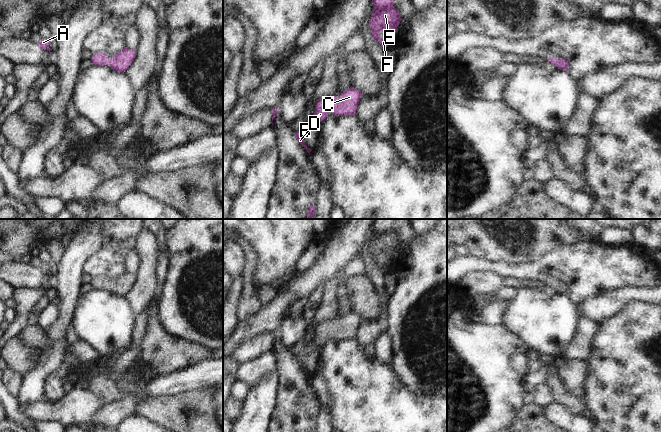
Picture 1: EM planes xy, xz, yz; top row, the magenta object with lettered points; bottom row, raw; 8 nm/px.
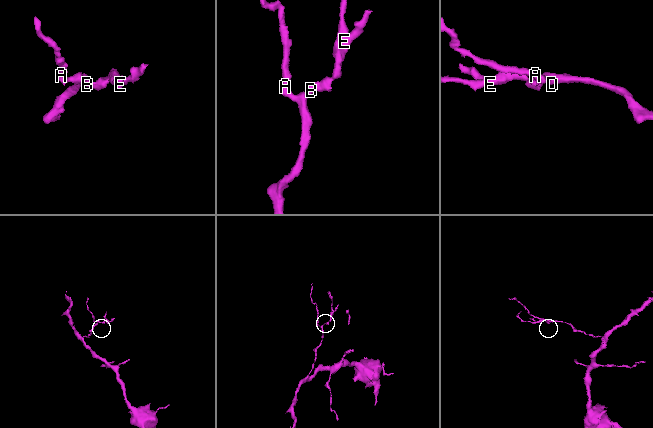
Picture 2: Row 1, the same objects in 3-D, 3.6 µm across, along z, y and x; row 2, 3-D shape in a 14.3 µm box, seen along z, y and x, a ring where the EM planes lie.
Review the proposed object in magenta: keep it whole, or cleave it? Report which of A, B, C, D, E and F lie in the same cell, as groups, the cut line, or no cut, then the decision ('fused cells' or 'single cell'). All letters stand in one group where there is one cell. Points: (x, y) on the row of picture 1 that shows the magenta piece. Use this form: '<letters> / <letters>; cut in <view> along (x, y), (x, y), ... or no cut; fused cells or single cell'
A B C D E F; no cut; single cell

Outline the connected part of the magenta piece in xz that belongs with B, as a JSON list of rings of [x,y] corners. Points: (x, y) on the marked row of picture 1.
[[[350,87],[338,98],[322,98],[315,105],[311,122],[323,121],[330,112],[336,116],[355,116],[357,106],[363,94],[354,87]]]

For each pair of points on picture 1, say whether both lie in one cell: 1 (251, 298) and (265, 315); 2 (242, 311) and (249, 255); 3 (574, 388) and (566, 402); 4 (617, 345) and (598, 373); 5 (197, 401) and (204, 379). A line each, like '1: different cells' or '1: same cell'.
1: different cells
2: same cell
3: different cells
4: same cell
5: different cells

